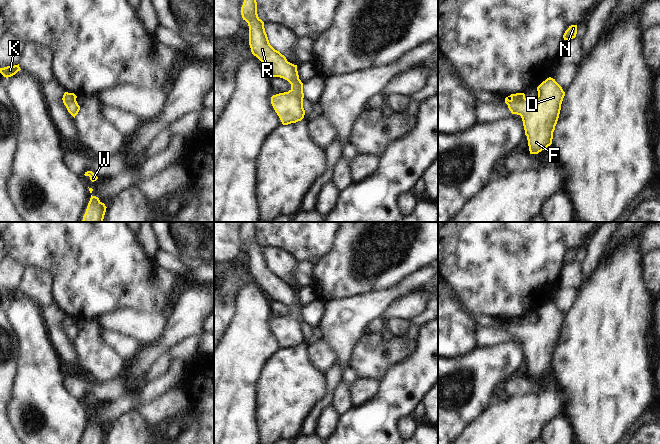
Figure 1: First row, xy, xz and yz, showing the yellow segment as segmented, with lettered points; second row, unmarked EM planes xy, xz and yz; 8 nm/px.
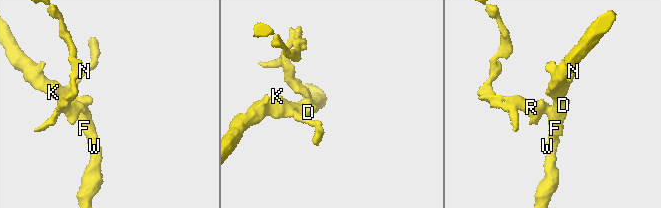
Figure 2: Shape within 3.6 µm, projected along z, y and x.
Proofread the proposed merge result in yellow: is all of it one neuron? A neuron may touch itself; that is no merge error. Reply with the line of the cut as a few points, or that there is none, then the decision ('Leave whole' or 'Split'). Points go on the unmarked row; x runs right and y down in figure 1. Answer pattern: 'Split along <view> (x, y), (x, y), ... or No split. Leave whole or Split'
Split along yz (524, 321), (507, 328). Split

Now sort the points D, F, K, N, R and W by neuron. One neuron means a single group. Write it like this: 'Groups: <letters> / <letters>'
Groups: D F K N W / R

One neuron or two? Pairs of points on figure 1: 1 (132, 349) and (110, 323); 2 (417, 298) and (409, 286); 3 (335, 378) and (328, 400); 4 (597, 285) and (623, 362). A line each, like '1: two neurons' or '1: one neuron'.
1: two neurons
2: two neurons
3: one neuron
4: one neuron

